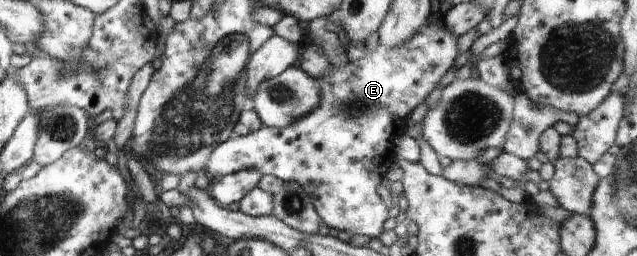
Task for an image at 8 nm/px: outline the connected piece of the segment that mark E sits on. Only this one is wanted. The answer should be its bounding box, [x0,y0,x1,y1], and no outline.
[205,19,459,238]

